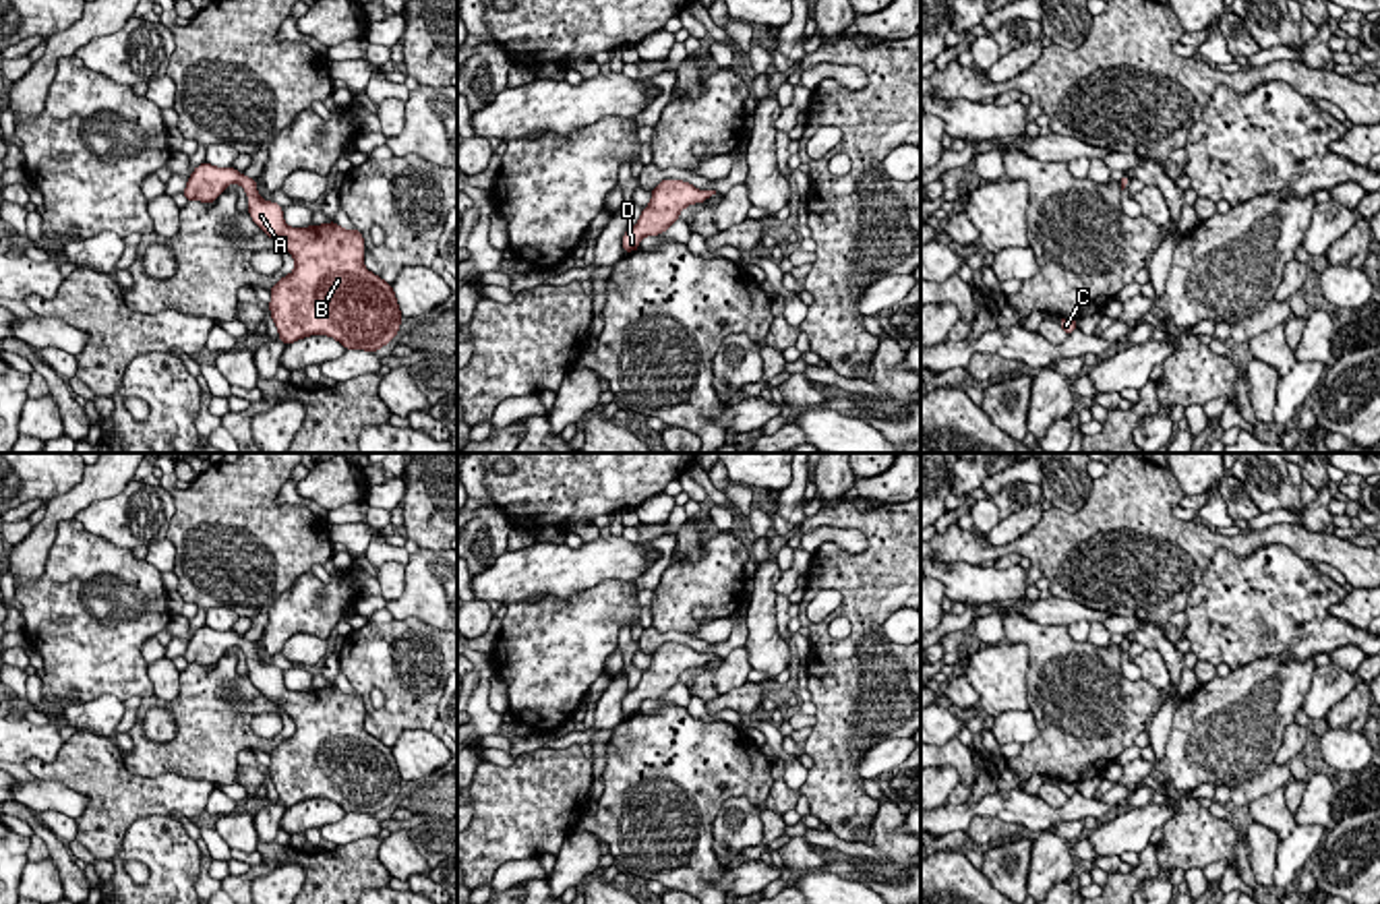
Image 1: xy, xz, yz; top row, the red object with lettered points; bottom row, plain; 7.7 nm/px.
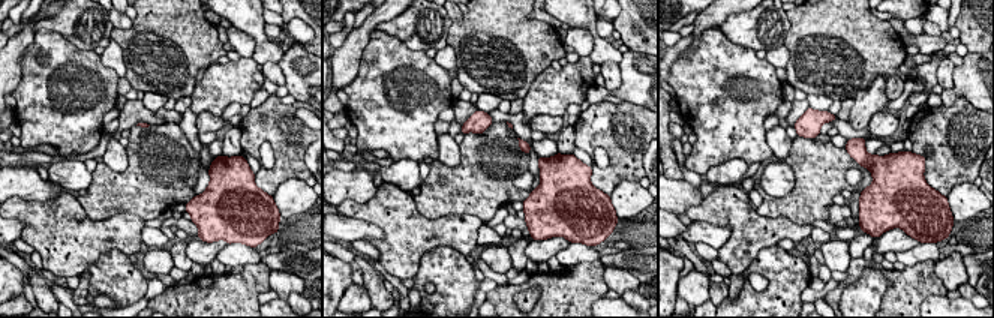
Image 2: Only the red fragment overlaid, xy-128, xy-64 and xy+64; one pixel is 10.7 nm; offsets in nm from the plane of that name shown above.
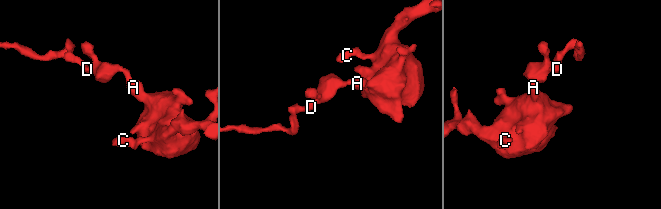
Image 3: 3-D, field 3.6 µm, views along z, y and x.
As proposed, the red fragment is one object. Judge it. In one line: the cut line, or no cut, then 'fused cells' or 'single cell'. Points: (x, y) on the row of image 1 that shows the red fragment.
no cut | single cell

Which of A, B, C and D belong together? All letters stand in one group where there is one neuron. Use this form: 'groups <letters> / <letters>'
groups A B C D

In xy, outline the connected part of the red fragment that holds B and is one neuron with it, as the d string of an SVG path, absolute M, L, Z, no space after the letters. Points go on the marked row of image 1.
M207 161L190 174L184 197L213 203L228 184L240 184L246 190L252 221L296 261L294 271L269 290L269 310L283 343L321 333L337 339L348 350L377 352L395 337L401 312L393 288L364 267L364 238L358 230L343 230L335 221L302 230L290 228L283 221L281 207L259 197L252 178L234 168L215 168Z

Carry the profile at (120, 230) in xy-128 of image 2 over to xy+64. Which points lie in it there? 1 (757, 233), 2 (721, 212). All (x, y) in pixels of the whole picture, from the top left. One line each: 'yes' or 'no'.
1: yes
2: yes

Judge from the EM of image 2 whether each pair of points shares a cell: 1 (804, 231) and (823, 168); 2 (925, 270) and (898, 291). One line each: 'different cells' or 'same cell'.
1: different cells
2: same cell

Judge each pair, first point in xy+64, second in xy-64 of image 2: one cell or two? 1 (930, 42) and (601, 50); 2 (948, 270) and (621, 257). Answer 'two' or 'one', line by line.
1: two
2: two

